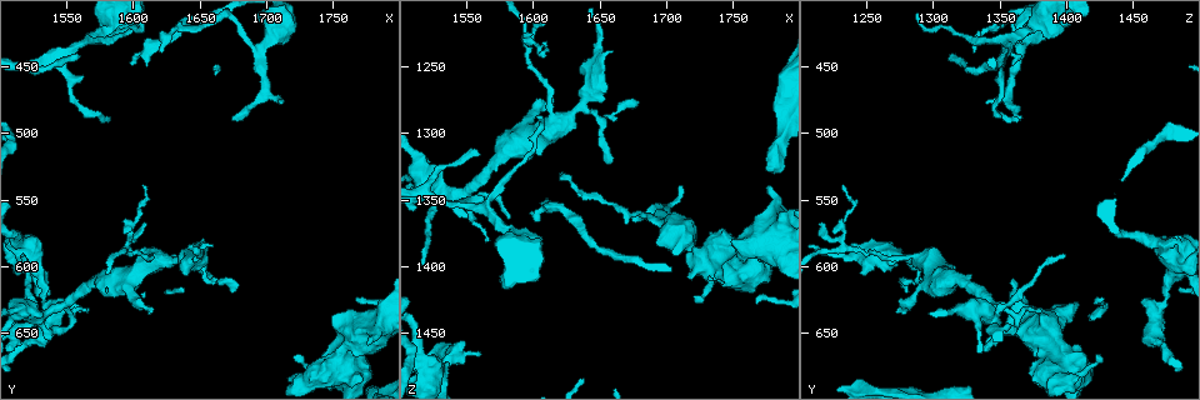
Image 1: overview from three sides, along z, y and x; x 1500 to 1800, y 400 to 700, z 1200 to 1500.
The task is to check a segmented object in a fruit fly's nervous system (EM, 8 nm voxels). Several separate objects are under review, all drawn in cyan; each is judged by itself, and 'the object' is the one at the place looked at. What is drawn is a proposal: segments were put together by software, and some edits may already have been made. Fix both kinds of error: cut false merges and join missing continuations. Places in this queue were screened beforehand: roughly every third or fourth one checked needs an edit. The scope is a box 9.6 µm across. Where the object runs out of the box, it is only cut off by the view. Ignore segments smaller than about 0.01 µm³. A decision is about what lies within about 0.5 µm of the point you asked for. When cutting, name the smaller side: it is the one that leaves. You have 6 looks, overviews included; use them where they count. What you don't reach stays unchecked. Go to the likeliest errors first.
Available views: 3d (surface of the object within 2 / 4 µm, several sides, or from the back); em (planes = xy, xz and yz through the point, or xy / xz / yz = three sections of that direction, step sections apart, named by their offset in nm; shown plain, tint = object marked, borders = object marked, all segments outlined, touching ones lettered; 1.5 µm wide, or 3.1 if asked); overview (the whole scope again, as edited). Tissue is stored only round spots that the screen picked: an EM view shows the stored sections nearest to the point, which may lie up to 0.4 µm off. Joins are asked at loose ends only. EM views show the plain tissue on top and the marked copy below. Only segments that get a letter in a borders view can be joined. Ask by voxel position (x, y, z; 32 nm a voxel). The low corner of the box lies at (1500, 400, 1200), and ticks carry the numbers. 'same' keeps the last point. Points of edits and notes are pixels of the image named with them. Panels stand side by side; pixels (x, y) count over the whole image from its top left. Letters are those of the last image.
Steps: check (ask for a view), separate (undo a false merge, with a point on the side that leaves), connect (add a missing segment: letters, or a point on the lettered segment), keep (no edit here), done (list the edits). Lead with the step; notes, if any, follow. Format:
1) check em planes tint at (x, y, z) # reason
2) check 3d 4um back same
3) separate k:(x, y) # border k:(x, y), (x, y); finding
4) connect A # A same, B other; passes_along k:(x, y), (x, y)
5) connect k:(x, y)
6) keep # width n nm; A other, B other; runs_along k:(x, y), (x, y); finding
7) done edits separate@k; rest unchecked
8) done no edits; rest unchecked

check 3d 4um back at (1532, 636, 1344) # calibre changes

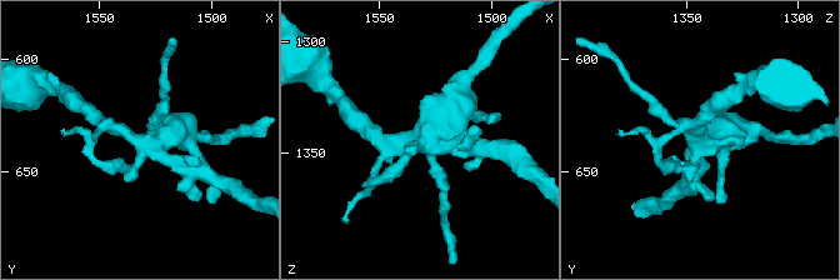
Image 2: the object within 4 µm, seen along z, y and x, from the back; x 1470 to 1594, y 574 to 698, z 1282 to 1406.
check em xy step 8 tint at (1533, 636, 1346) # need the tissue

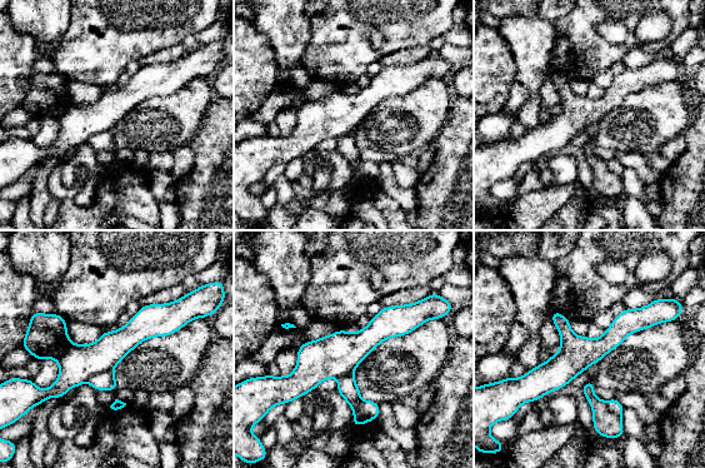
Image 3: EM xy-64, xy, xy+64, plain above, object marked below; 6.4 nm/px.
check em planes borders same

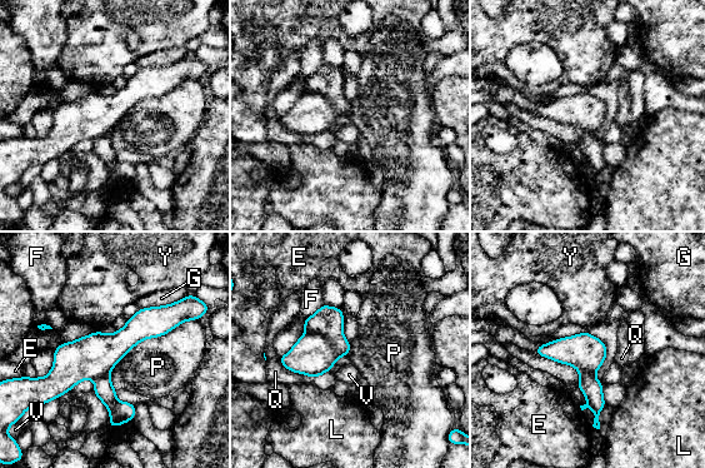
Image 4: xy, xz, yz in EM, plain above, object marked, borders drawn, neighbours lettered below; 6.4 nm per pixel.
separate 4:(328, 320) # E other, F other, G other, L other, P other, Q other, V other, Y other; border 4:(306, 332), (321, 333), (343, 354); a second neuron is stuck on

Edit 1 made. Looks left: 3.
check em planes borders at (1700, 470, 1356)

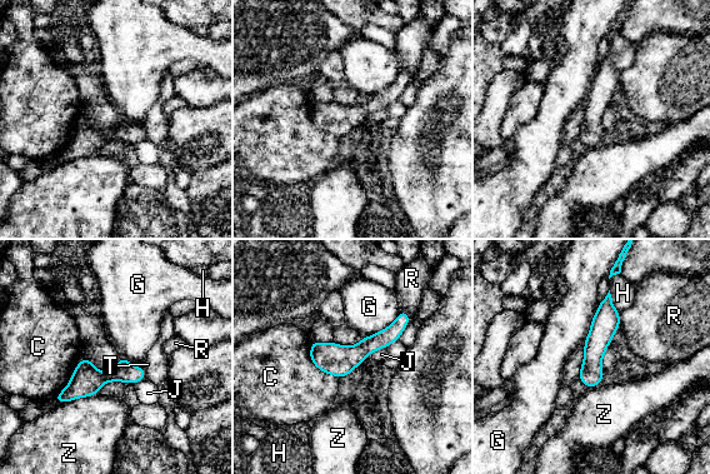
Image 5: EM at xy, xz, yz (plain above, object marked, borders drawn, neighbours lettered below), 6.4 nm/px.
keep # C other, G other, H other, J other, R other, T other, Z other; border 5:(399, 310), (389, 325), (363, 338); continuous, no second neuron

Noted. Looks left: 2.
done edits separate@4; rest unchecked

